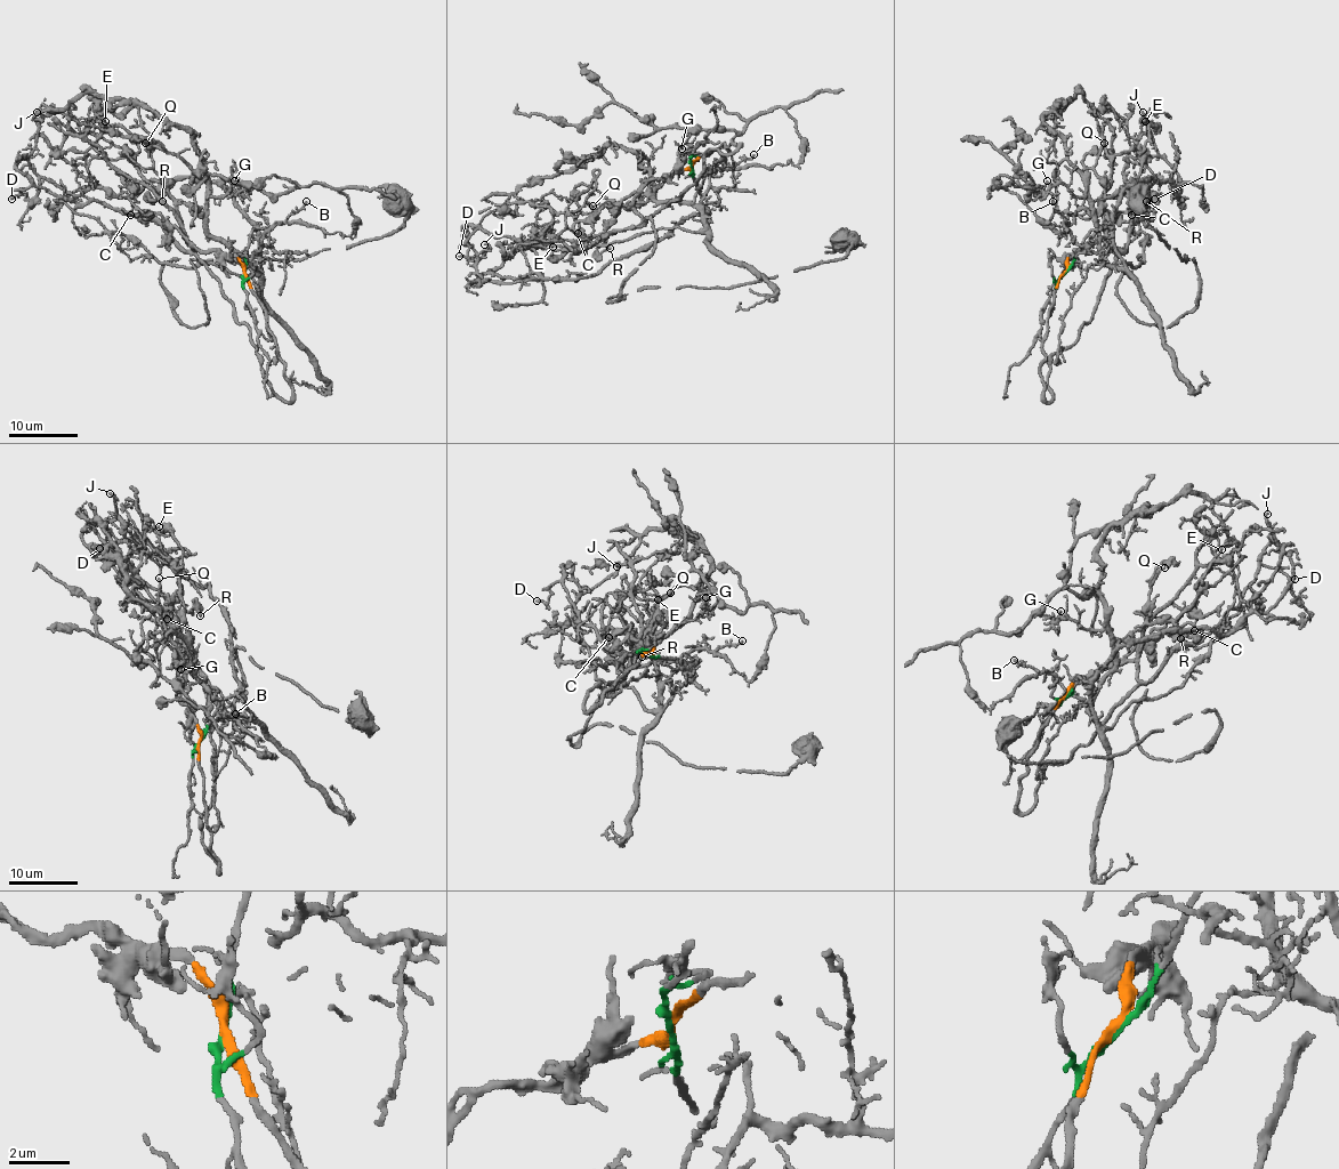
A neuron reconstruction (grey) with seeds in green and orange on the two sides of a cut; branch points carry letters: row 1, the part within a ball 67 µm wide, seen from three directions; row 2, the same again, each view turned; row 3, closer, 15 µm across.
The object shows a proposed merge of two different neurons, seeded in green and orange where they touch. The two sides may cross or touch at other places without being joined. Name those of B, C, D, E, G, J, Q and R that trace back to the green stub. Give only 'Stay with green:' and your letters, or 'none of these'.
Stay with green: B, G, J

